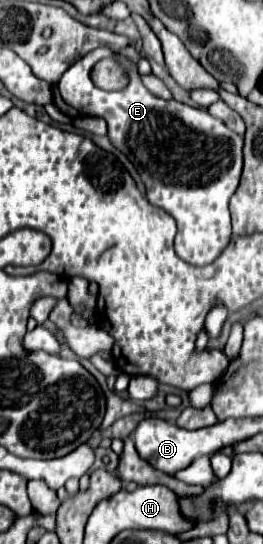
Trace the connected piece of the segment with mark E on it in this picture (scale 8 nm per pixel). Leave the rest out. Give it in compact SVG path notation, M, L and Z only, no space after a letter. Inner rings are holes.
M96 48L88 52L84 58L74 62L60 82L52 88L54 90L54 104L68 114L70 118L76 116L100 116L108 124L108 138L110 142L124 154L128 160L136 166L144 186L146 186L146 198L150 204L166 210L178 226L174 250L176 254L192 264L192 266L206 266L212 260L216 260L222 250L230 242L230 212L228 202L230 196L236 192L240 174L242 174L242 136L228 130L224 122L218 122L218 118L212 118L204 108L192 108L176 100L162 100L154 94L150 94L144 84L140 82L140 74L130 74L130 84L116 92L106 92L94 86L90 80L90 70L96 60L102 60L106 56L114 56L108 48Z

